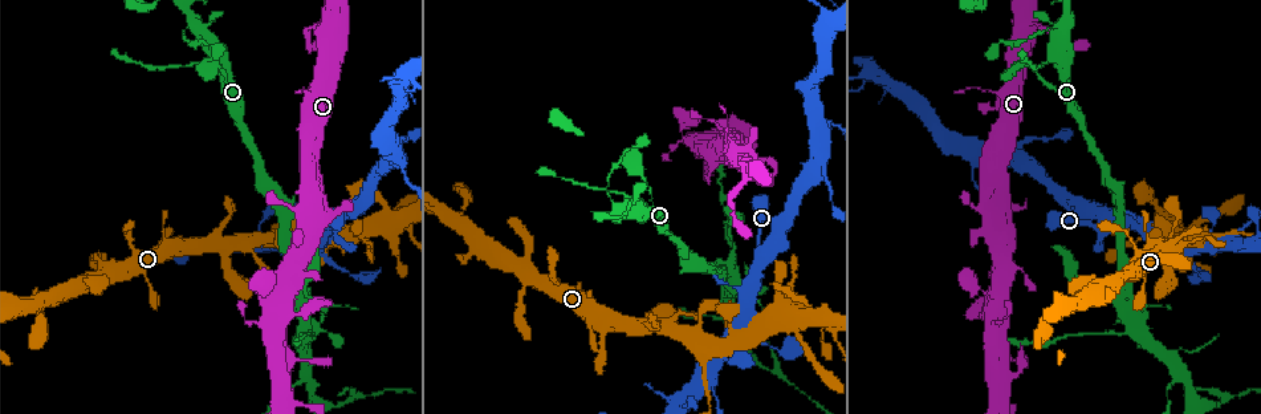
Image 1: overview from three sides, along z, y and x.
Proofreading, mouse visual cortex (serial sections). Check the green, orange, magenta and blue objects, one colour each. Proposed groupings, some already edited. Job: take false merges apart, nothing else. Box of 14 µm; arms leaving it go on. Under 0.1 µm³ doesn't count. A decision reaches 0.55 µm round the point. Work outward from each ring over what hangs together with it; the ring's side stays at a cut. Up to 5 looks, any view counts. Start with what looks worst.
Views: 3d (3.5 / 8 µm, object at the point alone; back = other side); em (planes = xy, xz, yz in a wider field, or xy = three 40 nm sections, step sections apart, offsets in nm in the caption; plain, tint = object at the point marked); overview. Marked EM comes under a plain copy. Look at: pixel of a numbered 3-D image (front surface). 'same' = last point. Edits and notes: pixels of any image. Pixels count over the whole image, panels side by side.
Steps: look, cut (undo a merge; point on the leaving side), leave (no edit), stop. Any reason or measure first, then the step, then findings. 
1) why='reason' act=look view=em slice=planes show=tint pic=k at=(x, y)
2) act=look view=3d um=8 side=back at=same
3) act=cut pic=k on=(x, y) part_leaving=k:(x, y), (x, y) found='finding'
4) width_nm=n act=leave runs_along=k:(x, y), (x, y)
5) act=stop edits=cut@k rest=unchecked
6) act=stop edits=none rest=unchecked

why='side arm on a straight run' act=look view=3d um=8 pic=1 at=(1138, 329)

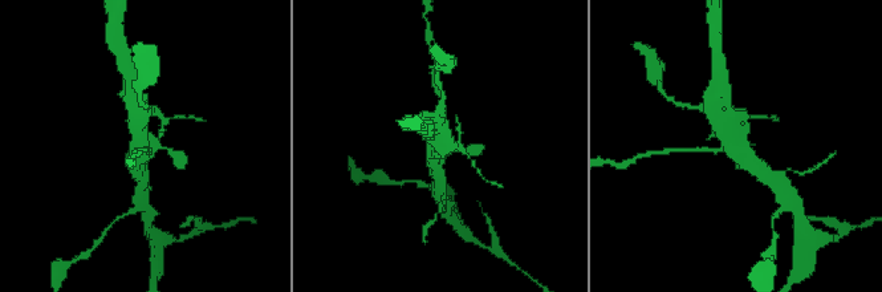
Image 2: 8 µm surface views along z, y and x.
act=look view=3d um=3.5 pic=2 at=(734, 142)

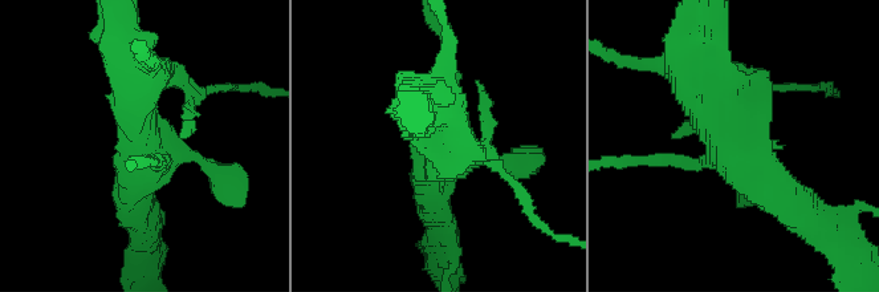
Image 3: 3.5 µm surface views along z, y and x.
act=leave runs_along=3:(683, 72), (720, 129), (796, 214) found='all the same cell'

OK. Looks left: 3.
why='three-way junction' act=look view=3d um=8 pic=1 at=(761, 259)

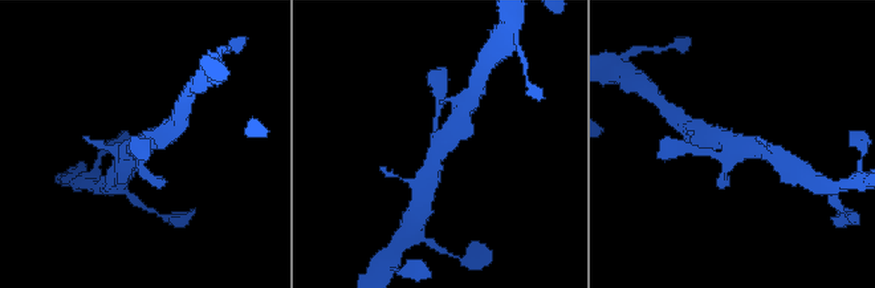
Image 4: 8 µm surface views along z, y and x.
act=look view=3d um=3.5 pic=4 at=(735, 150)

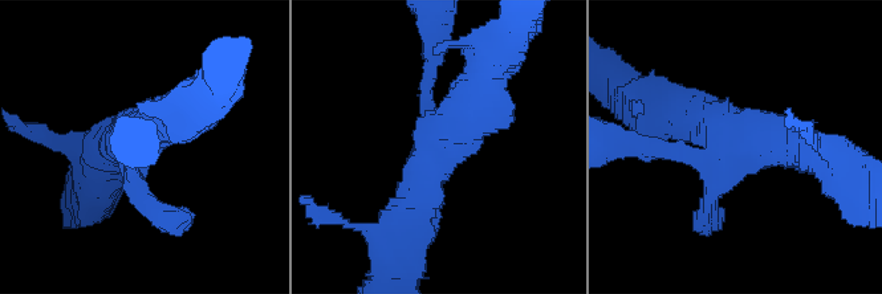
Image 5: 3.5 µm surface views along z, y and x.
act=leave found='all the same cell'

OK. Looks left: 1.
act=stop edits=none rest=unchecked

